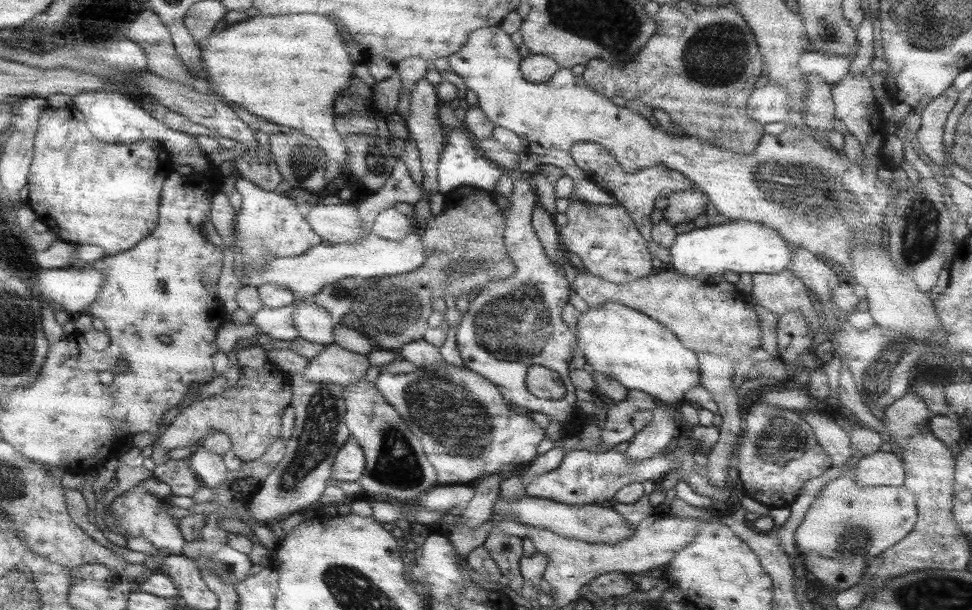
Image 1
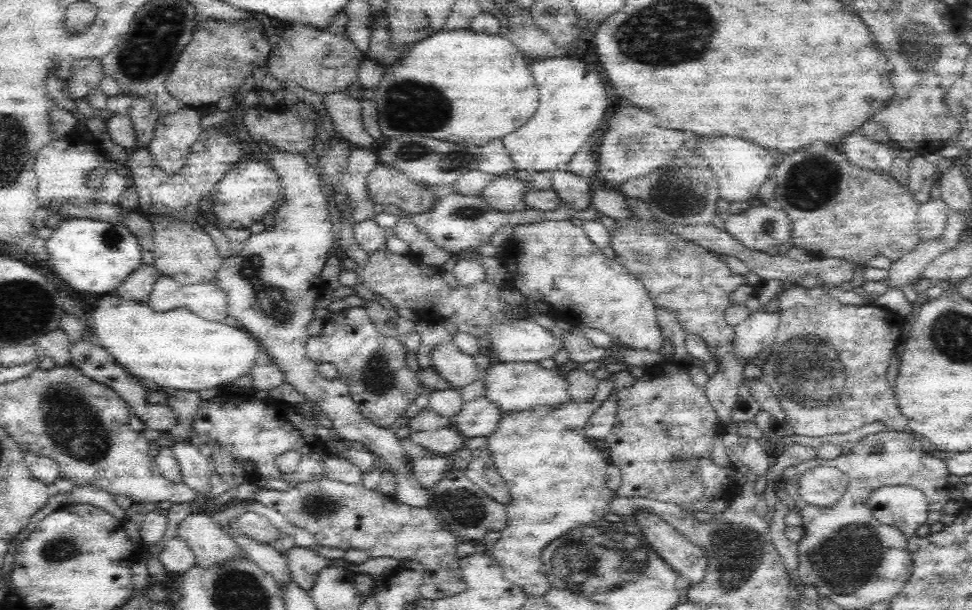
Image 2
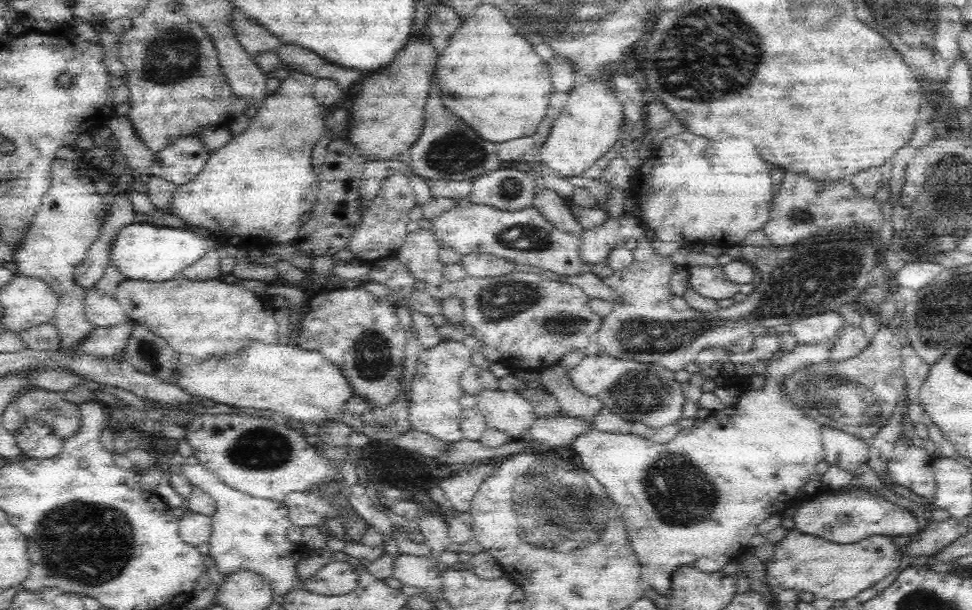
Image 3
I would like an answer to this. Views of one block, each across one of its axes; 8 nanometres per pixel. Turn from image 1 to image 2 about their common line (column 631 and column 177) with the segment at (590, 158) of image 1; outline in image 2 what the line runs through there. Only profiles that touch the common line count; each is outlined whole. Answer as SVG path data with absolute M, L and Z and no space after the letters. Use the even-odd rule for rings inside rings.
M221 126L202 131L198 140L191 146L183 168L170 175L156 166L148 149L136 148L136 152L130 156L128 167L125 169L131 186L138 193L136 211L147 219L148 216L151 218L165 216L165 218L173 218L185 224L196 223L200 201L212 191L220 178L228 173L231 164L247 156L242 149L235 138L229 138L223 134Z

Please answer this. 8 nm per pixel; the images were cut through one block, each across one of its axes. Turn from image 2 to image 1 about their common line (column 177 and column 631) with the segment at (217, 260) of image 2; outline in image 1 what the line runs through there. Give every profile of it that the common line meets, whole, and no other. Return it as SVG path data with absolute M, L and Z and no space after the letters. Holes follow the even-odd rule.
M577 200L570 201L564 214L567 222L558 227L559 242L564 250L577 254L584 272L617 284L650 274L652 256L645 239L641 238L622 206L594 205Z

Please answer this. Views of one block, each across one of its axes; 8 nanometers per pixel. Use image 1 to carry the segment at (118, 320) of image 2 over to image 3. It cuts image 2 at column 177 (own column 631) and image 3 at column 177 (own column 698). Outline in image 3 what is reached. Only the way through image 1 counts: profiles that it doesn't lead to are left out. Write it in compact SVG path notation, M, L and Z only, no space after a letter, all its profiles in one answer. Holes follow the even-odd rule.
M295 343L282 344L250 344L246 352L234 358L226 360L207 360L198 363L196 360L188 360L175 374L175 384L188 391L199 401L206 403L228 404L232 407L255 408L258 410L270 410L278 418L296 420L303 423L320 422L340 423L342 415L347 412L346 403L355 395L348 379L343 375L341 368L326 360L316 351L307 351L298 347Z

